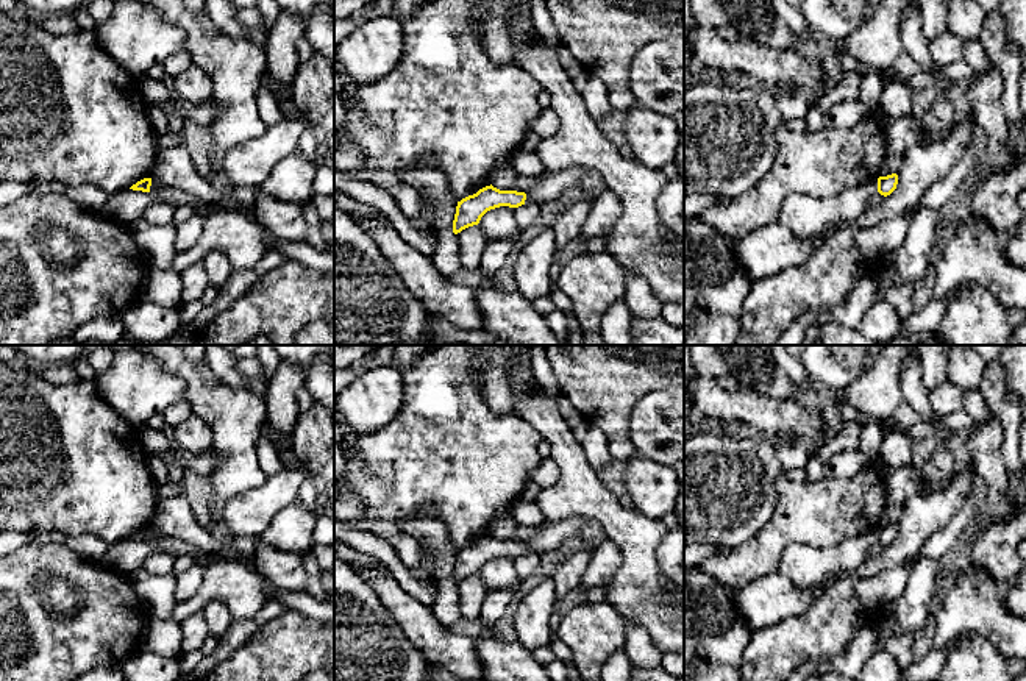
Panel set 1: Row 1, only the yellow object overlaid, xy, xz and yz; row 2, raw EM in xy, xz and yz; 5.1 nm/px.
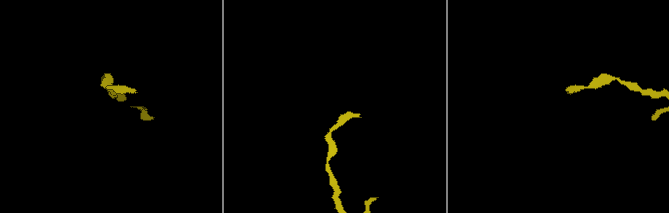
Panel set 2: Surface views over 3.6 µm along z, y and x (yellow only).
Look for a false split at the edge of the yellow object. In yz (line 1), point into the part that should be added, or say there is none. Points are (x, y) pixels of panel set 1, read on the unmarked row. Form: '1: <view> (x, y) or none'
1: none

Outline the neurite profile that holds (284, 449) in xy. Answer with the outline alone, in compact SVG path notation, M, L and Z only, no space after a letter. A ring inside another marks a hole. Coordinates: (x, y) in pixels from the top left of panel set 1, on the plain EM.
M265 422L261 426L259 437L269 439L276 447L281 462L286 469L305 470L305 467L298 462L298 459L294 455L292 433L281 442L276 431L273 431L269 422Z

